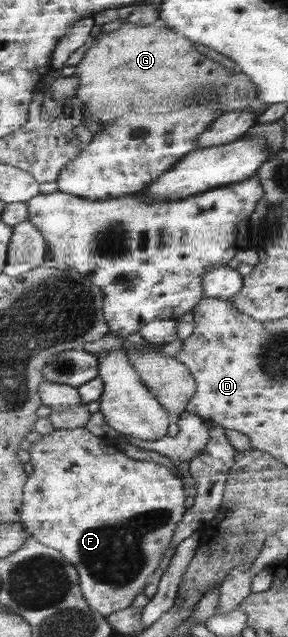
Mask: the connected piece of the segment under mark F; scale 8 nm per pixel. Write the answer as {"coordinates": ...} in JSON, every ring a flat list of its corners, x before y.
{"coordinates":[[85,427,70,430,57,429,50,435,42,436,39,441,32,444,32,448,28,450,30,463,34,469,34,473,29,476,28,484,25,487,24,506,22,506,21,523,32,537,39,540,42,544,55,548,63,553,72,564,78,569,81,588,86,600,98,612,104,616,120,612,134,604,134,598,146,588,150,583,150,579,154,577,154,573,160,569,163,558,167,555,173,540,175,540,175,532,179,528,180,521,184,519,186,512,186,495,184,492,184,482,181,484,181,478,177,477,172,470,168,470,166,466,162,466,158,462,142,462,142,460,134,460,130,456,122,453,112,438,94,436,92,432,88,432]]}

